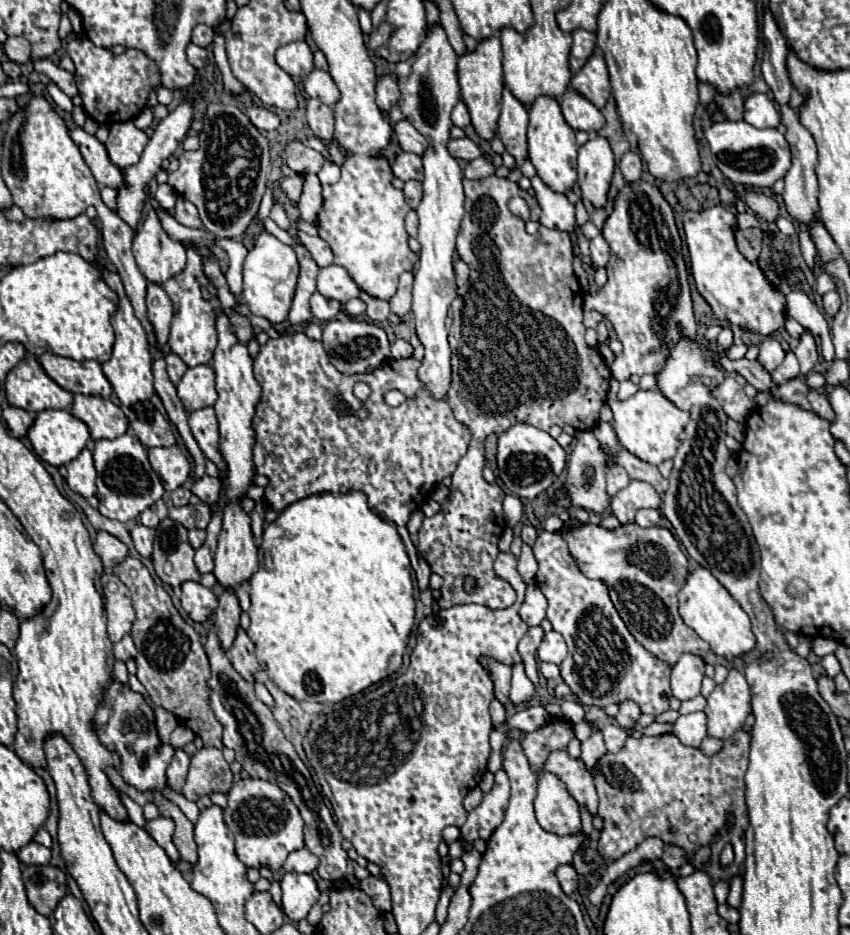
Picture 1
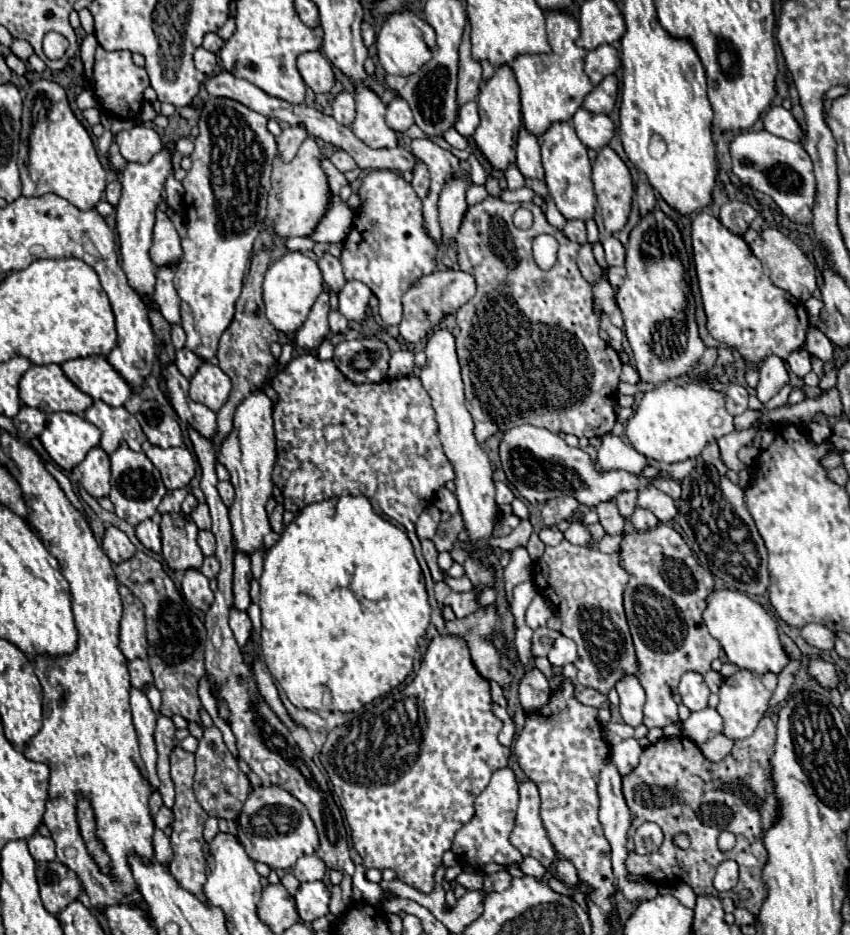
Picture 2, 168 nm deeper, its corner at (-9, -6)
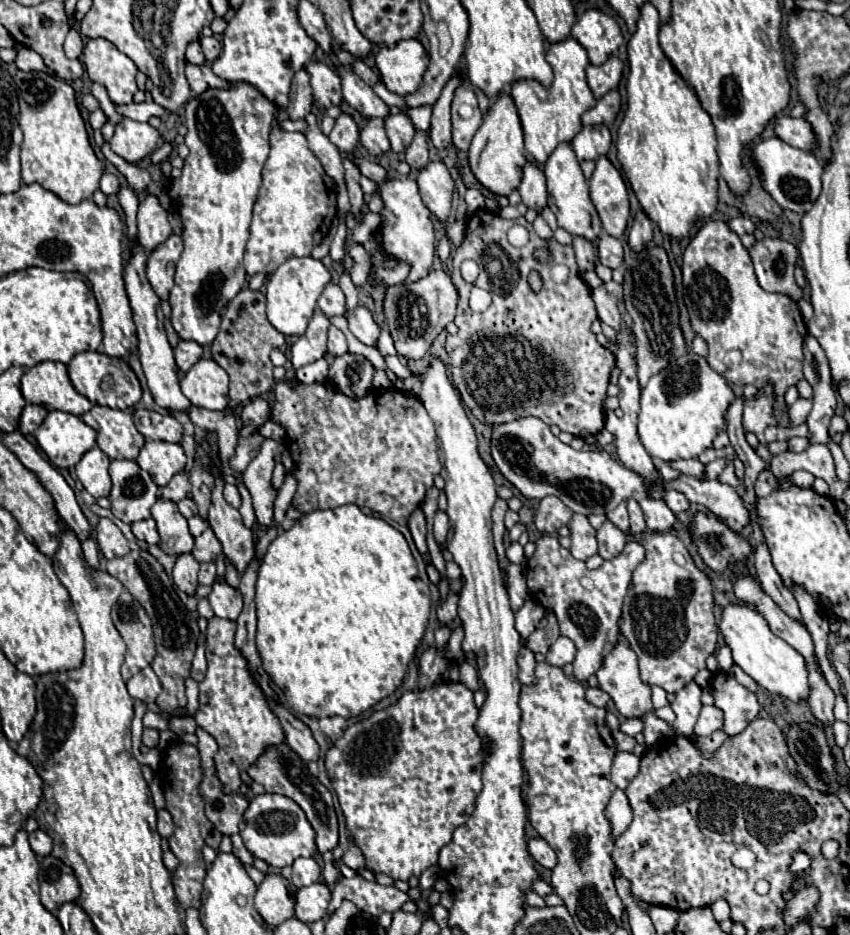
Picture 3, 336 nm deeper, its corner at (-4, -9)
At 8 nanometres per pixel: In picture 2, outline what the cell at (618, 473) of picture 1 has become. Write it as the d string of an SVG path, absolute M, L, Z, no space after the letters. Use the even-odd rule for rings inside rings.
M627 491L627 493L619 493L617 497L617 507L619 507L619 513L629 519L631 513L635 511L637 507L637 491Z

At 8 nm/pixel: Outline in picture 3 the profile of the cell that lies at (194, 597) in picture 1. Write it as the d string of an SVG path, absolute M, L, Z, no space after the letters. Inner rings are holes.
M192 554L178 556L172 570L174 585L188 596L196 594L198 588L198 560L194 560Z

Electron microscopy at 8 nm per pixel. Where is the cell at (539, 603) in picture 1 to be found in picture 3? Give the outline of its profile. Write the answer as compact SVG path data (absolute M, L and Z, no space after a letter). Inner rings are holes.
M534 600L524 602L524 606L516 612L516 630L518 630L518 634L522 638L528 638L534 632L534 628L538 626L538 622L542 620L542 616L544 616L544 608L538 602L534 602Z

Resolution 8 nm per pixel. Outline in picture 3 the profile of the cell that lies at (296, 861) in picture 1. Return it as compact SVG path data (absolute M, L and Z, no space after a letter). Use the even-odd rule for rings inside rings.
M298 858L292 864L292 882L294 886L302 888L302 886L310 886L314 882L318 882L322 876L322 870L318 866L318 862L314 858Z

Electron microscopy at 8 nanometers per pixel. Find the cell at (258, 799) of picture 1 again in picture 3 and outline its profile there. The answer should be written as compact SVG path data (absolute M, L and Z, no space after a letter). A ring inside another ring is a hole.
M260 794L252 798L244 812L244 828L240 830L240 836L254 858L260 858L274 868L292 866L296 858L312 856L316 852L314 828L306 820L304 810L292 798L282 794Z

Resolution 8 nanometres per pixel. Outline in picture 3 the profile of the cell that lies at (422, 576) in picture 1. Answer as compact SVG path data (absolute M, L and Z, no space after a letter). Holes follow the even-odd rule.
M420 508L410 516L408 528L410 528L410 532L412 532L414 544L416 544L418 552L422 554L424 562L430 564L430 554L428 554L428 546L426 546L426 518L424 518L424 512L422 512Z

